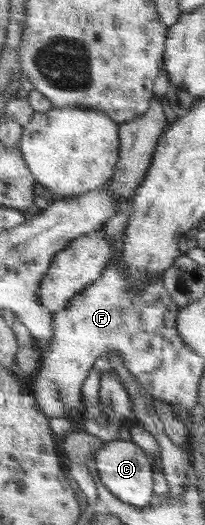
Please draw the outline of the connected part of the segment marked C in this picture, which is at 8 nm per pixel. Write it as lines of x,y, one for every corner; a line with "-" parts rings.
115,441
96,453
97,471
107,488
121,500
145,508
156,496
156,478
150,452
133,441

